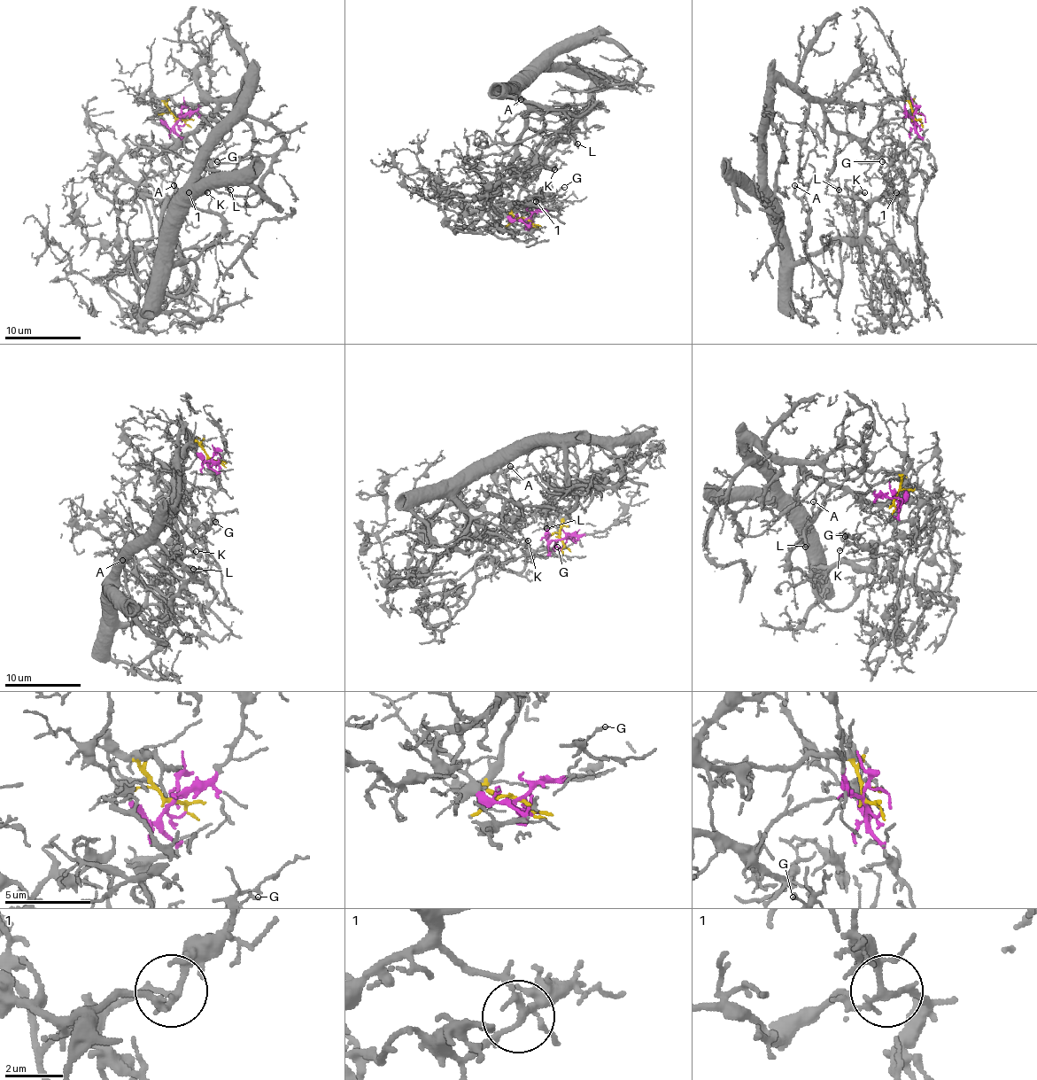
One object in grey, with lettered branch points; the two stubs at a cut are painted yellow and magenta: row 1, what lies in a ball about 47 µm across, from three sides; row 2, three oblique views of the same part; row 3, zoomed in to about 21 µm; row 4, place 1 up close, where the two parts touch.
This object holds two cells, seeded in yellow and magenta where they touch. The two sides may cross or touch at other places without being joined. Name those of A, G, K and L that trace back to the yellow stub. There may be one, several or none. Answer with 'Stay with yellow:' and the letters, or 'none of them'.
Stay with yellow: A, K, L

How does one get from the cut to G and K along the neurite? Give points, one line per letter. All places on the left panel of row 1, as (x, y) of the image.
G: (179, 118), (170, 169), (139, 186), (150, 234), (170, 255), (177, 237), (154, 209), (217, 162)
K: (179, 118), (170, 99), (227, 101), (247, 82), (174, 260), (162, 213), (207, 192)

